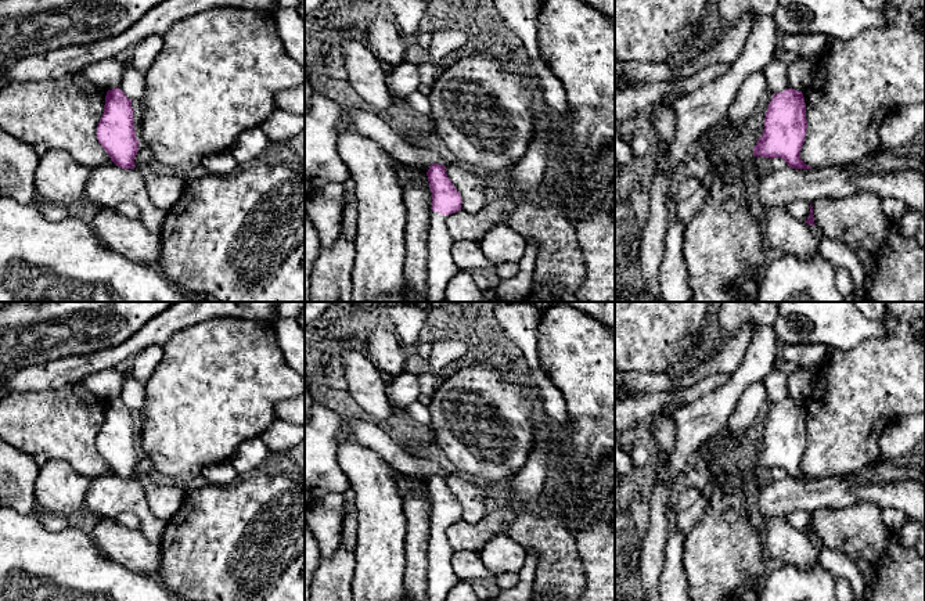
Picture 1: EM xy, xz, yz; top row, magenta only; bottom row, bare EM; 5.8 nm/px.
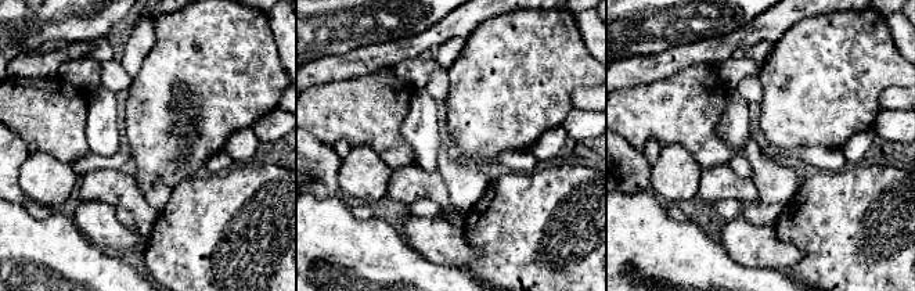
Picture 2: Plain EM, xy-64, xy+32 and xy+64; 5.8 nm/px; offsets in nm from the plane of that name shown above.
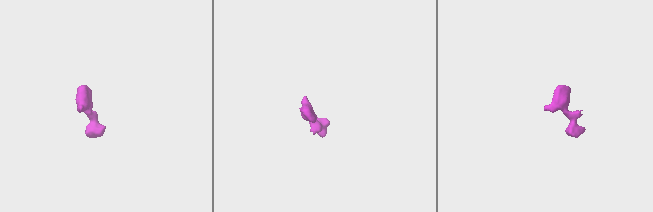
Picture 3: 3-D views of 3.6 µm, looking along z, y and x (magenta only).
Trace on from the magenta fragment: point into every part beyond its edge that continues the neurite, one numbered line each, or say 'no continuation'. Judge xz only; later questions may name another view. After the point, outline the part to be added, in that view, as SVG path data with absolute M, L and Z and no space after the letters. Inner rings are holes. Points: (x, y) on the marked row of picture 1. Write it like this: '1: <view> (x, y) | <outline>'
1: xz (442, 267) | M431 212L428 230L428 302L442 302L446 287L460 273L451 248L451 238L446 220L449 216Z

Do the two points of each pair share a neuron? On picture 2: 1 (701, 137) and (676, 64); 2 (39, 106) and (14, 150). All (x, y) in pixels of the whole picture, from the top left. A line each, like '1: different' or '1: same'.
1: different
2: different

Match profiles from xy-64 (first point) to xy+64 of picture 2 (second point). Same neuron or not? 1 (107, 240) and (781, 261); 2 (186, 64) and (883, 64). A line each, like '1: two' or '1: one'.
1: one
2: one

